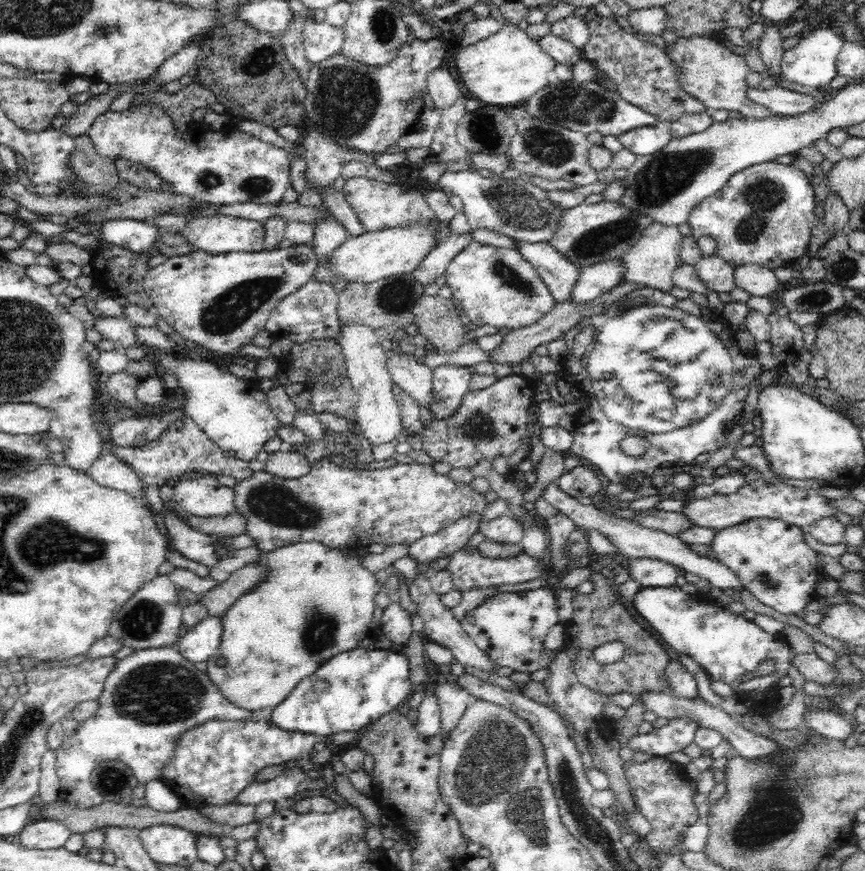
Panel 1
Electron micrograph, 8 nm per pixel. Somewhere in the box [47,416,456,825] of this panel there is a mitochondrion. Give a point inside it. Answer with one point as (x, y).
(165, 690)

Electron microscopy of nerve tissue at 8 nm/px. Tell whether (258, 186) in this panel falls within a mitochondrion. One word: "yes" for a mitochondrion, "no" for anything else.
yes

